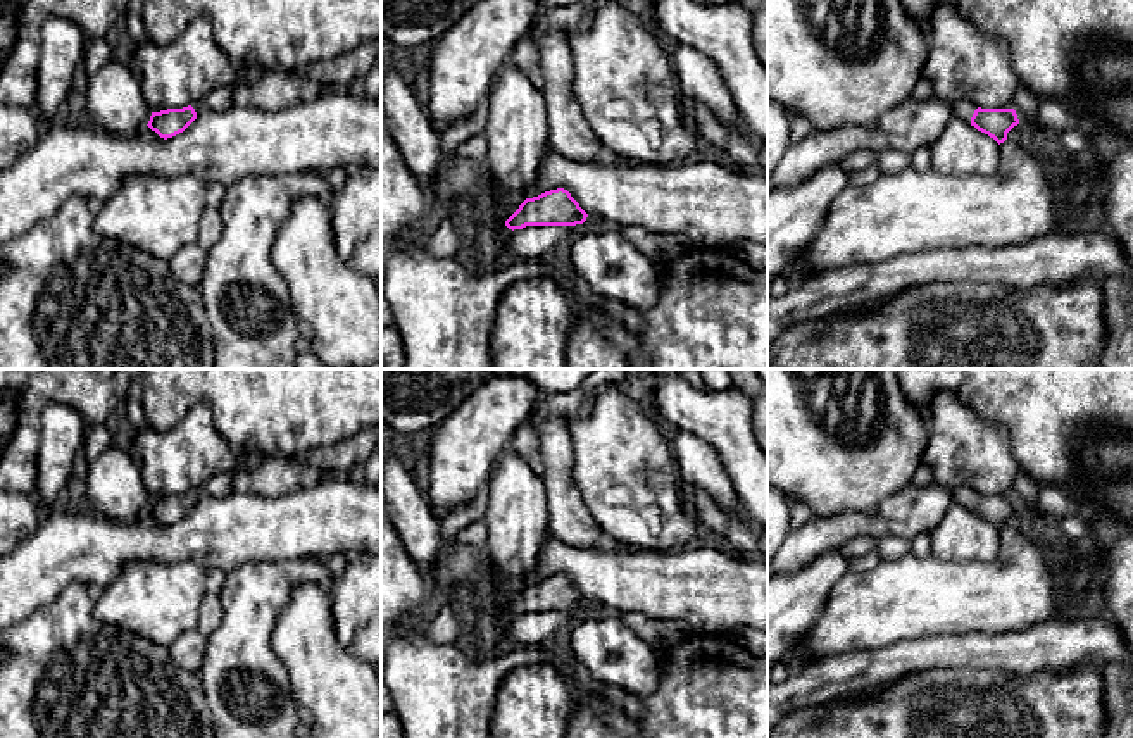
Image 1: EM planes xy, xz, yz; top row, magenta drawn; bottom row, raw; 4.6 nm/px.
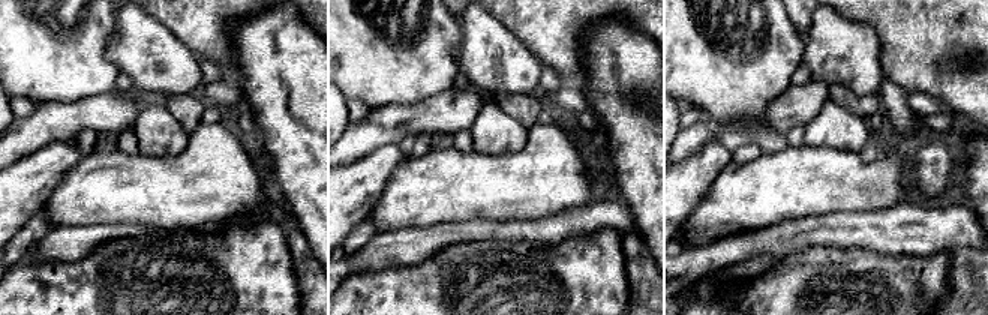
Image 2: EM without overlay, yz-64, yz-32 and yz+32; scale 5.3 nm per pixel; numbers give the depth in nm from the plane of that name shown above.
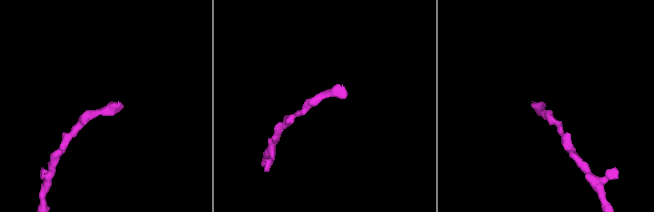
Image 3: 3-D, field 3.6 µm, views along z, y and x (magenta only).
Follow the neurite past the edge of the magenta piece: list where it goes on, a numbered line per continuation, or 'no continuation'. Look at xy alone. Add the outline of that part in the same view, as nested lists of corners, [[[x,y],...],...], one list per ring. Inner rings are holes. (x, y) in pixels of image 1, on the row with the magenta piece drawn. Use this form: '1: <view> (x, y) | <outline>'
1: xy (221, 99) | [[[217,86],[202,100],[191,103],[191,107],[195,109],[197,114],[203,109],[216,110],[216,112],[228,110],[229,107],[235,105],[233,90],[235,86]]]

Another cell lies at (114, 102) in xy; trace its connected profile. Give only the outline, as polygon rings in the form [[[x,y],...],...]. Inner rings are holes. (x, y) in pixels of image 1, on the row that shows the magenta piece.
[[[114,59],[88,76],[86,112],[91,126],[116,136],[136,134],[152,116],[138,76]]]

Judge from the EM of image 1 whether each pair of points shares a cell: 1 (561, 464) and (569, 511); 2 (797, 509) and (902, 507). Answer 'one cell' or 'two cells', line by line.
1: one cell
2: two cells

